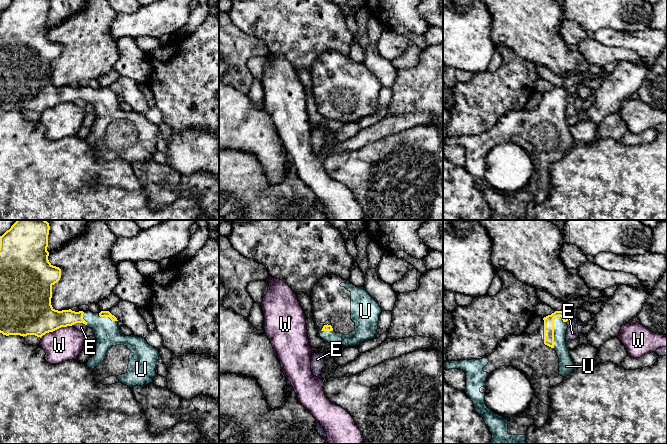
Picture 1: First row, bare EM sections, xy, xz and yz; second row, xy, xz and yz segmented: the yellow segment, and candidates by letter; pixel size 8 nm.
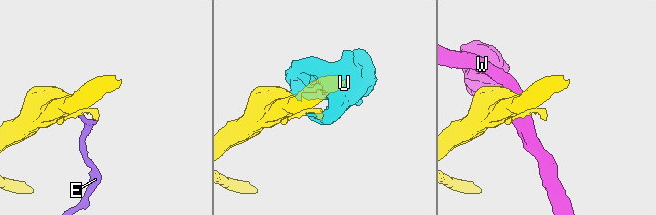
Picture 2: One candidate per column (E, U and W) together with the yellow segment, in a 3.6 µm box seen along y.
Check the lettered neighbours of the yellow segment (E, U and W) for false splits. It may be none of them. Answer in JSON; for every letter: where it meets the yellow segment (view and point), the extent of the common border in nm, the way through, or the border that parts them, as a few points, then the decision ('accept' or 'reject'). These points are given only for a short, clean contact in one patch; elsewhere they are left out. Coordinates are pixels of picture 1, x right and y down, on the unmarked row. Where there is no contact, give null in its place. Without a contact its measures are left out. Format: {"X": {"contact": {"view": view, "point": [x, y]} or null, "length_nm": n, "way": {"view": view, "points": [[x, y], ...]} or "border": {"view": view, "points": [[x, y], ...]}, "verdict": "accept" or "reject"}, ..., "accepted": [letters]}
{"E": {"contact": {"view": "xy", "point": [80, 98]}, "length_nm": 110, "border": {"view": "xy", "points": [[73, 100], [84, 99], [86, 101]]}, "verdict": "reject"}, "U": {"contact": {"view": "yz", "point": [553, 106]}, "length_nm": 260, "way": {"view": "yz", "points": [[548, 96], [553, 101], [553, 106], [560, 103]]}, "verdict": "accept"}, "W": {"contact": {"view": "xy", "point": [56, 105]}, "length_nm": 300, "border": {"view": "xy", "points": [[73, 100], [61, 102], [46, 108], [40, 113]]}, "verdict": "reject"}, "accepted": ["U"]}

